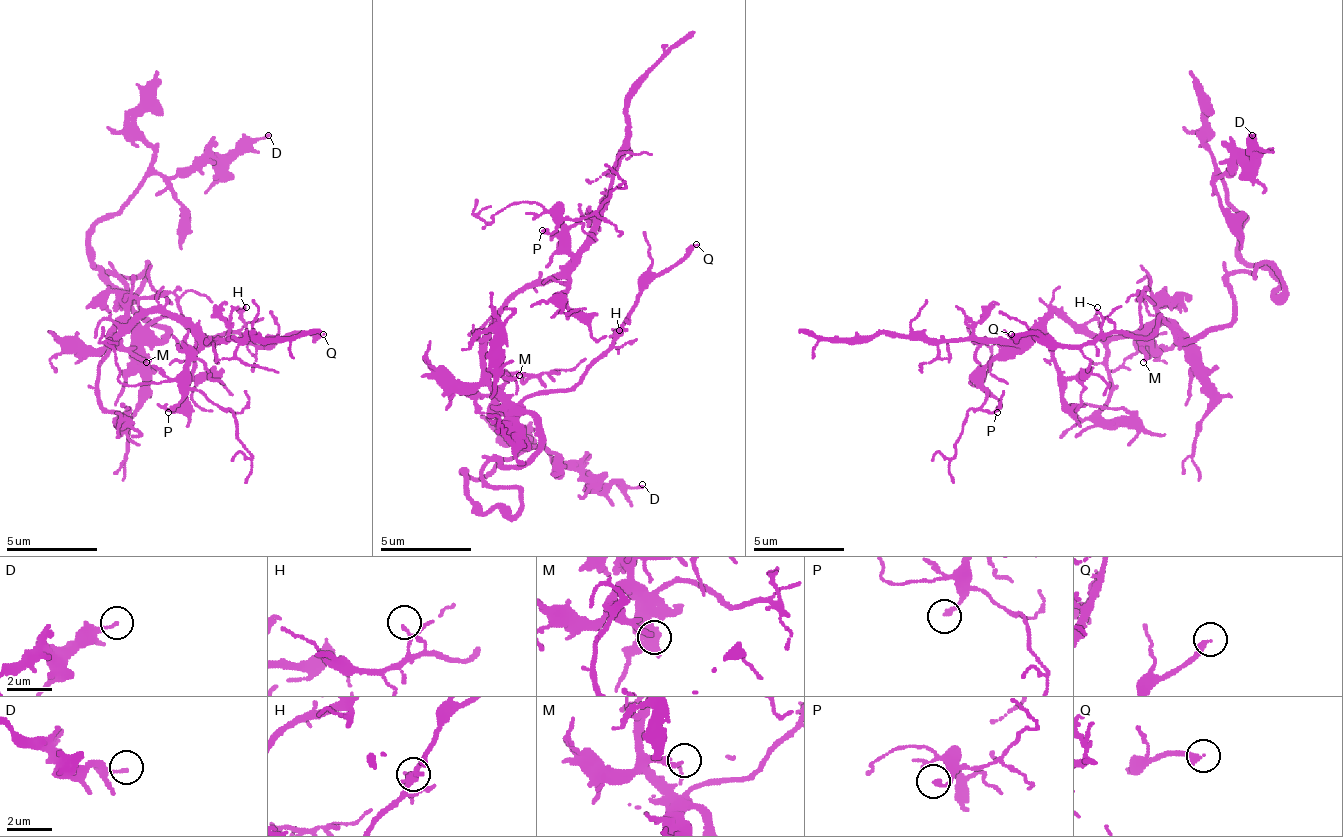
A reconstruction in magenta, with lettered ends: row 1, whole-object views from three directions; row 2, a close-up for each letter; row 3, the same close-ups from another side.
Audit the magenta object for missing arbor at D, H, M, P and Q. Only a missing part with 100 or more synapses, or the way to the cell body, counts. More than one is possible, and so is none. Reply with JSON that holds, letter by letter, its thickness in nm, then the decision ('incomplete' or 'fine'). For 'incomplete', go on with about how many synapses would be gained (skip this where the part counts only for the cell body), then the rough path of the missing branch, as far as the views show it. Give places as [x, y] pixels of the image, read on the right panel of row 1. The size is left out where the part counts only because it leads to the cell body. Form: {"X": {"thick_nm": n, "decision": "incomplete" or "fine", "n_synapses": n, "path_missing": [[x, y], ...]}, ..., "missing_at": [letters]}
{"D": {"thick_nm": 130, "decision": "fine"}, "H": {"thick_nm": 110, "decision": "fine"}, "M": {"thick_nm": 170, "decision": "fine"}, "P": {"thick_nm": 180, "decision": "fine"}, "Q": {"thick_nm": 240, "decision": "incomplete"}, "missing_at": ["Q"]}

